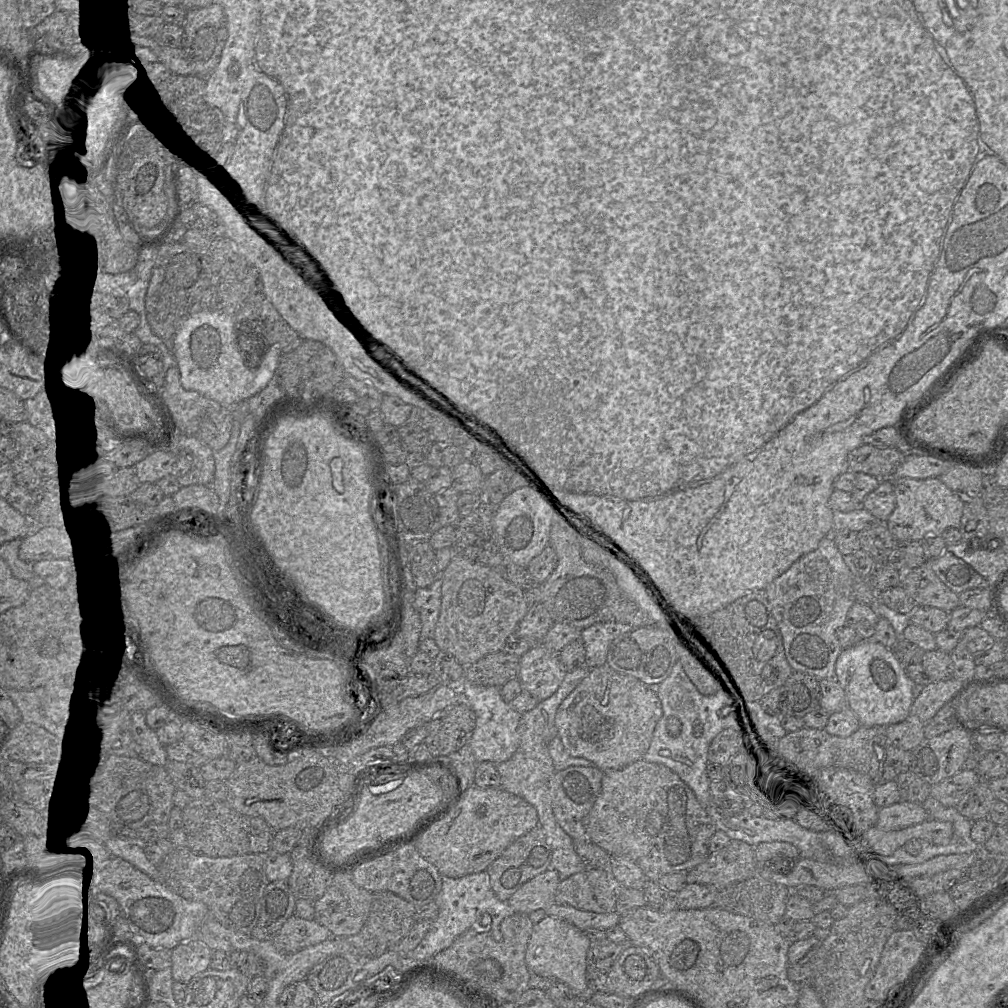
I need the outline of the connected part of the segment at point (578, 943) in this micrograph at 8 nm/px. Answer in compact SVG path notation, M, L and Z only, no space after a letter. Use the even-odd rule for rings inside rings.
M546 916L533 926L525 962L531 973L563 982L576 993L588 994L586 973L590 947L591 941L582 930L563 919Z

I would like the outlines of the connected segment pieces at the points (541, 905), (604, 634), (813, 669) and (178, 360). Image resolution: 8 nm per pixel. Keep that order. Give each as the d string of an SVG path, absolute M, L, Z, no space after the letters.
M549 869L523 884L507 901L515 913L530 914L547 909L555 903L561 879L556 870Z
M599 622L580 631L585 648L585 666L595 668L606 664L610 643L619 635L636 629L620 622Z
M826 536L814 551L801 556L765 588L794 671L837 681L836 662L843 650L837 629L847 624L848 612L856 602L855 578L833 536Z
M202 310L197 312L179 326L173 341L175 365L179 369L181 385L186 390L199 392L223 407L233 407L262 391L276 377L276 371L282 355L278 346L267 346L262 356L256 354L255 348L240 353L236 345L236 317L223 310Z

